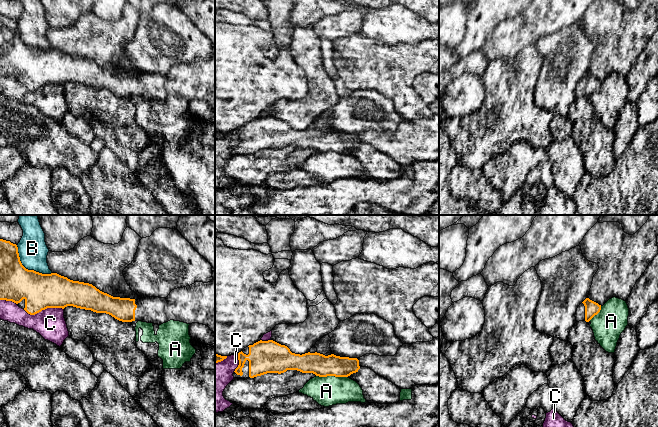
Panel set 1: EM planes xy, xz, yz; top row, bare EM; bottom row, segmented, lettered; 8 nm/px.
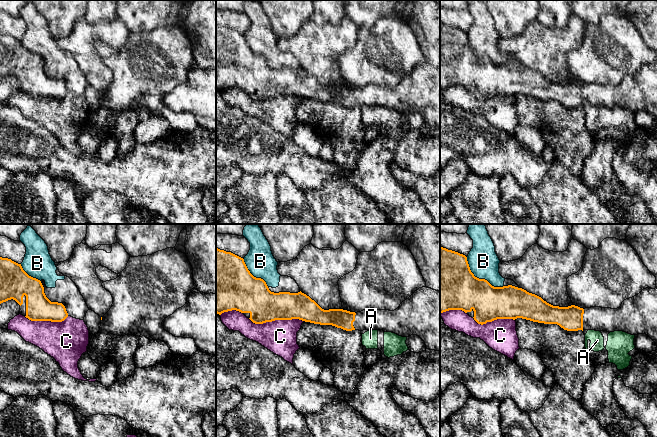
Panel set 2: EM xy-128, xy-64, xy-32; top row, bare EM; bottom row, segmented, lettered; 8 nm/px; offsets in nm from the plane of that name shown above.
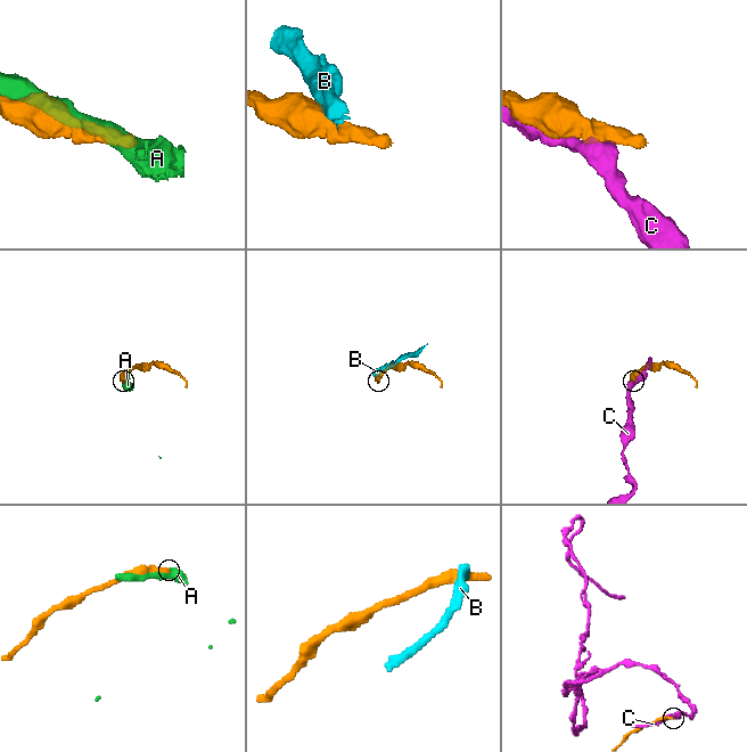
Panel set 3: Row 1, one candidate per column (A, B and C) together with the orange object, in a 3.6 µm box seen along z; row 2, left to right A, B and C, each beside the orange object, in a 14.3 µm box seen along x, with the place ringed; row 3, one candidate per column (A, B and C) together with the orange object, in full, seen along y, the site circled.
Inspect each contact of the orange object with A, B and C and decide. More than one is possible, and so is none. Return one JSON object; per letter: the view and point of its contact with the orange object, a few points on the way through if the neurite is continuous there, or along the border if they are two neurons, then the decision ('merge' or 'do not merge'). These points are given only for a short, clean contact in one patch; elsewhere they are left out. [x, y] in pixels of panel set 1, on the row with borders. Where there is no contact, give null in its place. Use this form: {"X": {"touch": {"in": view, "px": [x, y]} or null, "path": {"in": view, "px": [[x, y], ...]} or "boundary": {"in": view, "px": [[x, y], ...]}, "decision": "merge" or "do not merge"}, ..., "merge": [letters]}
{"A": {"touch": {"in": "xz", "px": [332, 375]}, "decision": "do not merge"}, "B": {"touch": {"in": "xy", "px": [27, 269]}, "decision": "do not merge"}, "C": {"touch": {"in": "xy", "px": [43, 309]}, "decision": "do not merge"}, "merge": []}

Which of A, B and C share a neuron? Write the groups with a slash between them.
A / B / C

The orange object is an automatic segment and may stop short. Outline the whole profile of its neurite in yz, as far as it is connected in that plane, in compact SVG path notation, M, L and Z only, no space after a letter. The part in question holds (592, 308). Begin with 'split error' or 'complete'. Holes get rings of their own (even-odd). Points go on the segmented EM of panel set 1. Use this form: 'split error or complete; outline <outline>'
split error; outline M586 298L577 308L575 317L576 321L589 322L601 310L601 305Z

